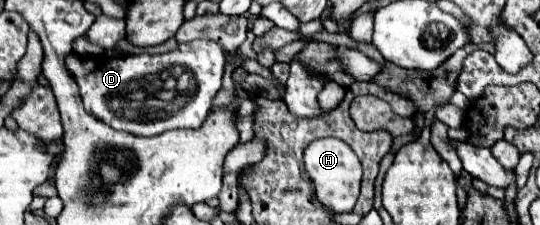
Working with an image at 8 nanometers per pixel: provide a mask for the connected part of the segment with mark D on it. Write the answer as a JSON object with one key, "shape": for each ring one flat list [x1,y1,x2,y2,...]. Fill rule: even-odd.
{"shape":[[193,40,179,44,177,50,167,54,139,54,139,56,115,56,115,58,79,58,75,54,65,56,65,68,79,86,79,96,85,110,97,120,109,124,115,130,123,130,135,136,157,136,163,130,199,128,211,110,211,102,221,88,221,78,227,64,227,52,213,40]]}

